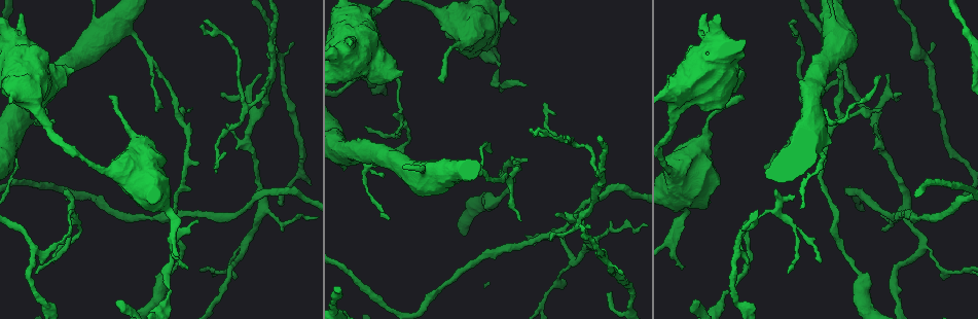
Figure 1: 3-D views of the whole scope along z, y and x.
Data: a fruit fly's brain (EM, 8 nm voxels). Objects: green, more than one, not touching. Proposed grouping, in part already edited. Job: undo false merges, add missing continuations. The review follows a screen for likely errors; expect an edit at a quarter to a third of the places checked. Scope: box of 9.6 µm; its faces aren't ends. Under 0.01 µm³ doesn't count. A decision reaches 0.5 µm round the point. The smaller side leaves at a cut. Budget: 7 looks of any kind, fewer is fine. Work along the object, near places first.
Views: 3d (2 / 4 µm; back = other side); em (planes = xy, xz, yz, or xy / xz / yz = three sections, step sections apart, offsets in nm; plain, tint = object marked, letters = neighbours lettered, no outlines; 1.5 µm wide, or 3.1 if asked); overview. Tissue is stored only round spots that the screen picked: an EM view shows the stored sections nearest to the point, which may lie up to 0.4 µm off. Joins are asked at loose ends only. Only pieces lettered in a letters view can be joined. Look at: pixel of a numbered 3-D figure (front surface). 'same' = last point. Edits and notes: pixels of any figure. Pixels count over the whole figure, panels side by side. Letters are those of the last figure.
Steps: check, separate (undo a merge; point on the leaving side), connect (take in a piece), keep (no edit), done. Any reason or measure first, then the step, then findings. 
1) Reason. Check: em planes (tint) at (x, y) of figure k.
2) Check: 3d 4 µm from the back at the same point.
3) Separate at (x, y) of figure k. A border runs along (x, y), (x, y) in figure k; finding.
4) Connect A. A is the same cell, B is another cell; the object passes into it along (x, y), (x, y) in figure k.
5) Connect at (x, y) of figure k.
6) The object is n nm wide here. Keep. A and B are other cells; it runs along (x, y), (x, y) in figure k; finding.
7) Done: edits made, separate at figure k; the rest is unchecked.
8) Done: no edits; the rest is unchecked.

Thick end. Check: em xz step 8 (letters) at (707, 13) of figure 1.

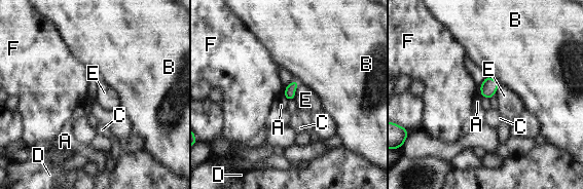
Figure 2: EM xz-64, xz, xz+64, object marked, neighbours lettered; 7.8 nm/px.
The longest contact is with E, 140 nm. Keep. A, B, C, D, E and F are other cells; a border runs along (285, 97), (288, 100) in figure 2; none of them fits.

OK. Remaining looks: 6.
Tapers out. Check: em planes (letters) at (223, 92) of figure 1.

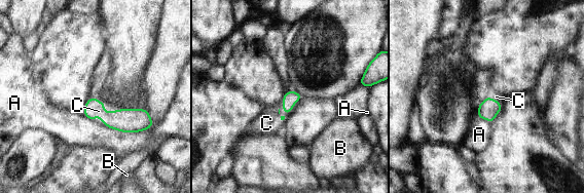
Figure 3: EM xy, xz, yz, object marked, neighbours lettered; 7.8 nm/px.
Connect C. C is the same cell, A and B are other cells; the object passes into it along (126, 120), (104, 111), (99, 111) in figure 3; it goes on there.

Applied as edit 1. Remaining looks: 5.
End of a long branch. Check: em planes (letters) at (789, 25) of figure 1.

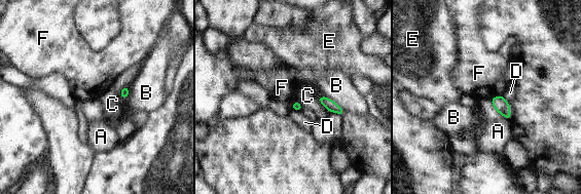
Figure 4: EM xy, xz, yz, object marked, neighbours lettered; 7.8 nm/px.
Keep. A, B, C, D, E and F are other cells; a border runs along (297, 101), (292, 104), (292, 109) in figure 4; no lettered piece goes on from it.

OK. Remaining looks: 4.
Done: edits made, connect at figure 3; the rest is unchecked.

